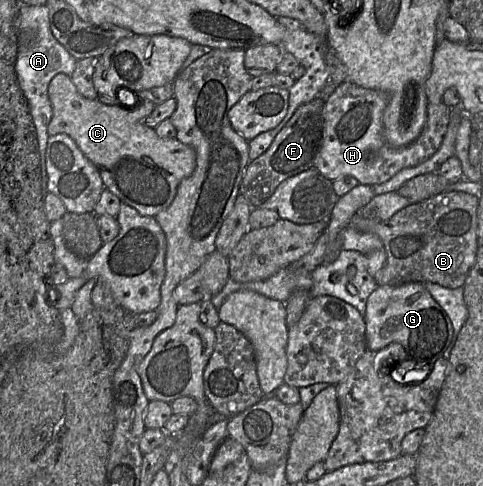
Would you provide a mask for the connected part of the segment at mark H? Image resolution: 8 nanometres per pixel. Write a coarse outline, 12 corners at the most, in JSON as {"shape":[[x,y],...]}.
{"shape":[[347,80],[324,101],[314,167],[387,182],[438,151],[451,108],[428,103],[407,146],[383,133],[386,94]]}

